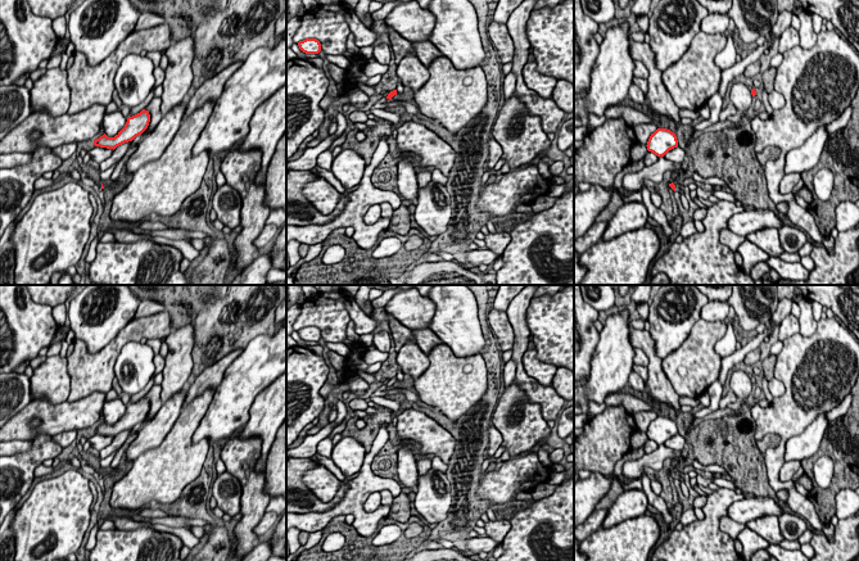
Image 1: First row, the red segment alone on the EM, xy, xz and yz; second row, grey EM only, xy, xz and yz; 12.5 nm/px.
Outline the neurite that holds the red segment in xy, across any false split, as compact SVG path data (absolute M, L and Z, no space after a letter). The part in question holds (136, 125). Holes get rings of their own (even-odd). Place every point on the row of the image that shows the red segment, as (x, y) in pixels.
M143 109L140 113L128 117L125 127L114 137L108 137L104 134L94 140L94 145L114 150L117 146L132 141L136 136L141 135L148 128L149 122L150 114Z

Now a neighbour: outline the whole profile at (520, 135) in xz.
M515 94L503 101L492 136L502 146L502 158L510 169L532 164L551 146L538 116L532 116Z

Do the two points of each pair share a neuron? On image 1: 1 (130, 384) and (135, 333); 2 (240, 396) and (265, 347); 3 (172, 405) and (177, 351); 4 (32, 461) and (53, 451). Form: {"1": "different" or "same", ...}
{"1": "different", "2": "same", "3": "different", "4": "same"}

